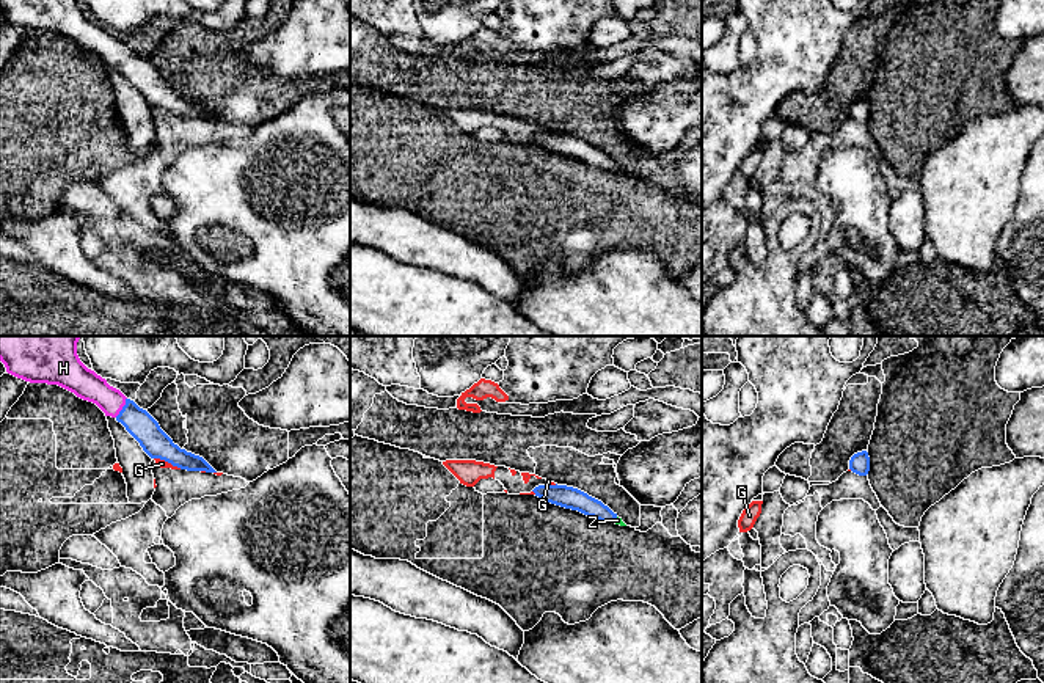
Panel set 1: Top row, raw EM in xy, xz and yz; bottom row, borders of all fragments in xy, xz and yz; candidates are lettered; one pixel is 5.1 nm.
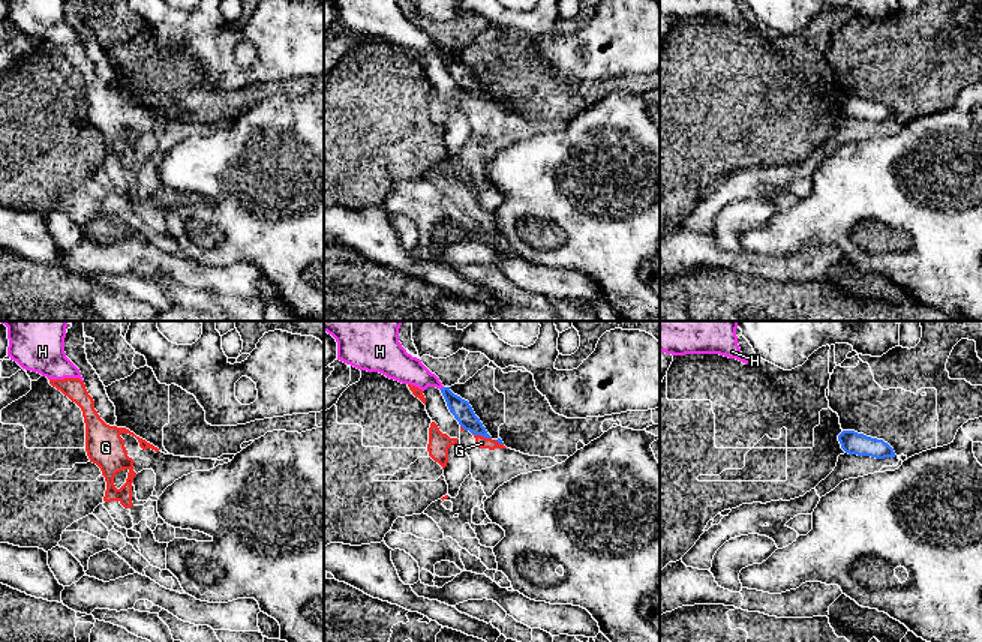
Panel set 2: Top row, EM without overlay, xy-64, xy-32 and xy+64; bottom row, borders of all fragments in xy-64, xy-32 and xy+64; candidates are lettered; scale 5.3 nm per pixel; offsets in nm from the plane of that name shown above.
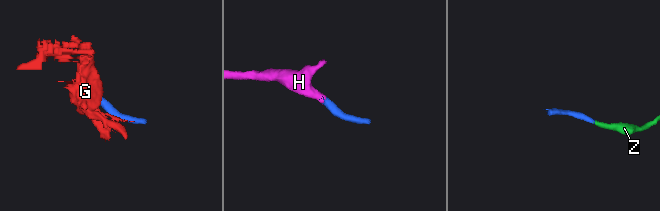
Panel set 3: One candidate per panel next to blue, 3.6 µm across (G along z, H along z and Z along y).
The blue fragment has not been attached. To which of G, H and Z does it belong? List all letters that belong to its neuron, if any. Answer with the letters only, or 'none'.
H, Z

